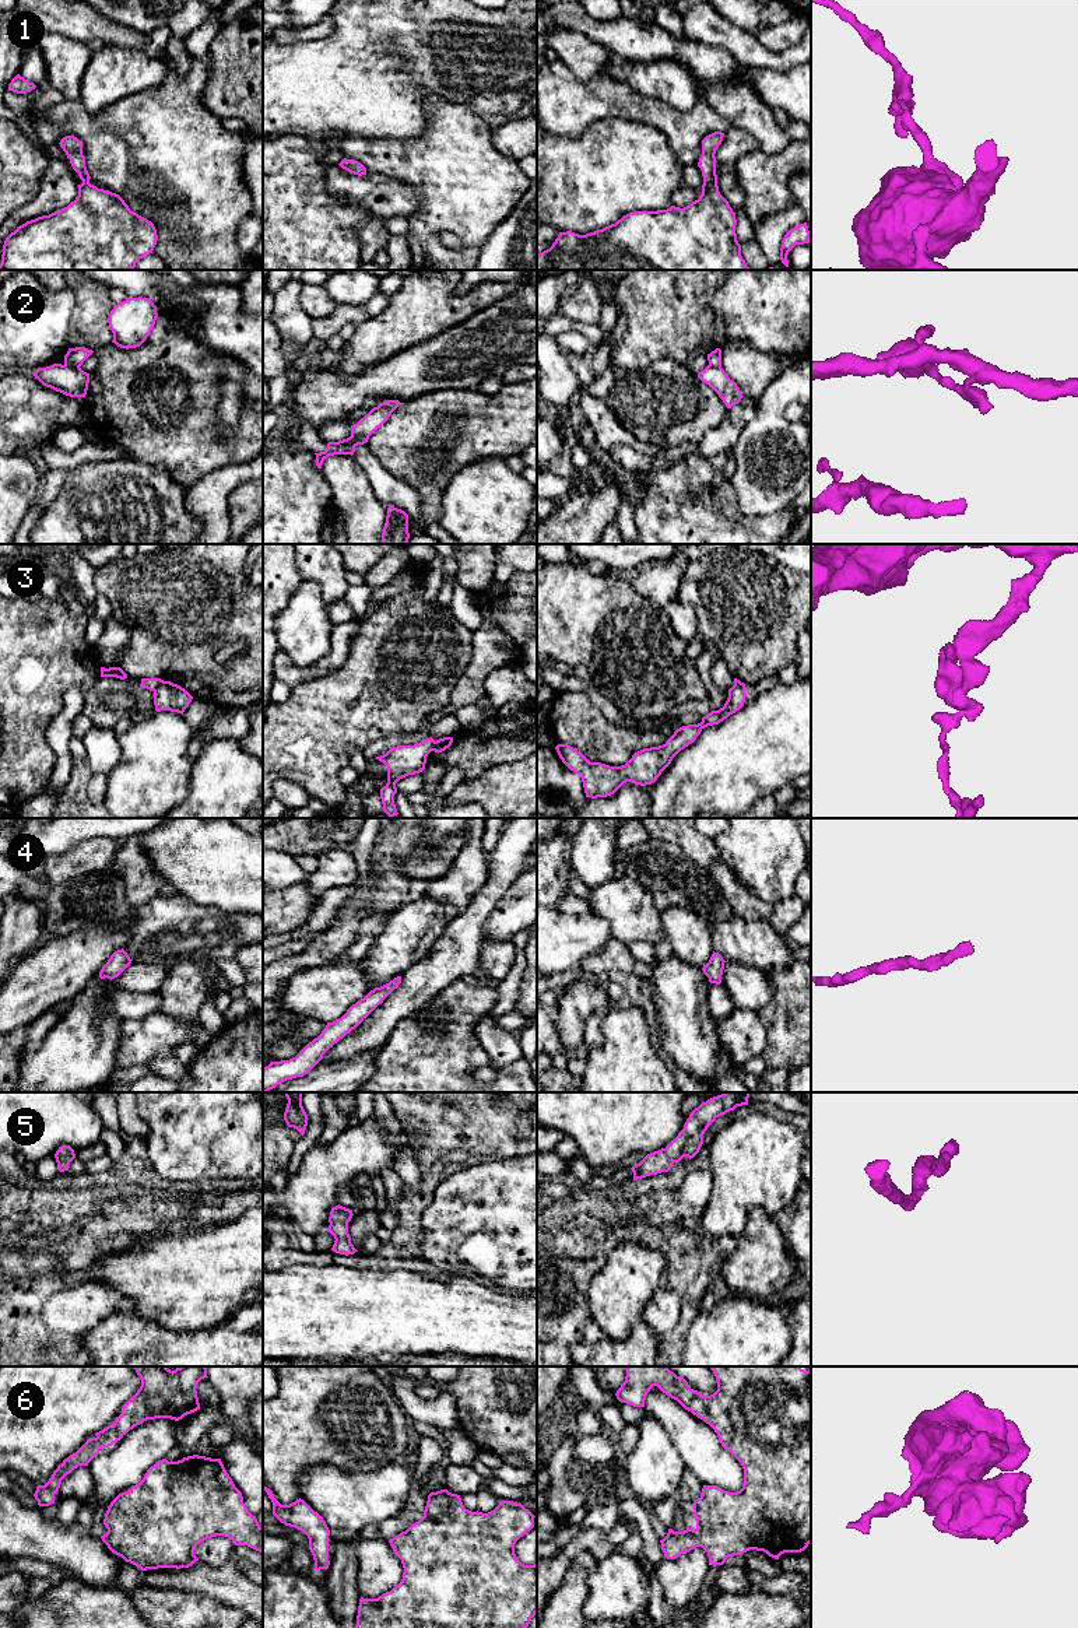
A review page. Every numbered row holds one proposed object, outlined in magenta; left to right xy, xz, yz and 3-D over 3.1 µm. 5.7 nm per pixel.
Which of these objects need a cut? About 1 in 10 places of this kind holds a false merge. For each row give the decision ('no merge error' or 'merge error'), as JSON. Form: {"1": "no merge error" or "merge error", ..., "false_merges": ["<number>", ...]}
{"1": "no merge error", "2": "merge error", "3": "merge error", "4": "no merge error", "5": "no merge error", "6": "no merge error", "false_merges": ["2", "3"]}

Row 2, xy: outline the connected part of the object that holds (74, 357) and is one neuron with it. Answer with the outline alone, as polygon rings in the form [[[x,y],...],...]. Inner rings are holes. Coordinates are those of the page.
[[[76,347],[69,348],[67,354],[64,355],[64,365],[80,368],[82,362],[92,355],[92,350],[88,350],[85,347]]]

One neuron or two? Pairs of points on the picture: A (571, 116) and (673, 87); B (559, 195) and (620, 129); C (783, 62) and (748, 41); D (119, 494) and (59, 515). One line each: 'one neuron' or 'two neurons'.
A: two neurons
B: one neuron
C: one neuron
D: one neuron

